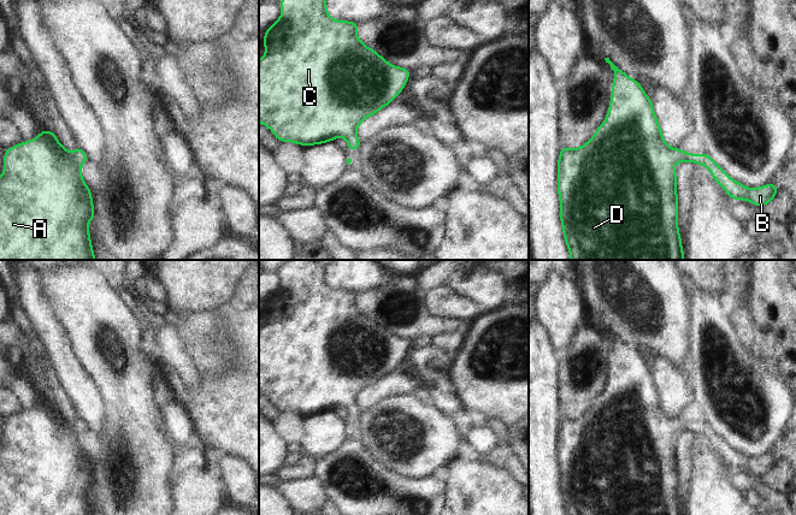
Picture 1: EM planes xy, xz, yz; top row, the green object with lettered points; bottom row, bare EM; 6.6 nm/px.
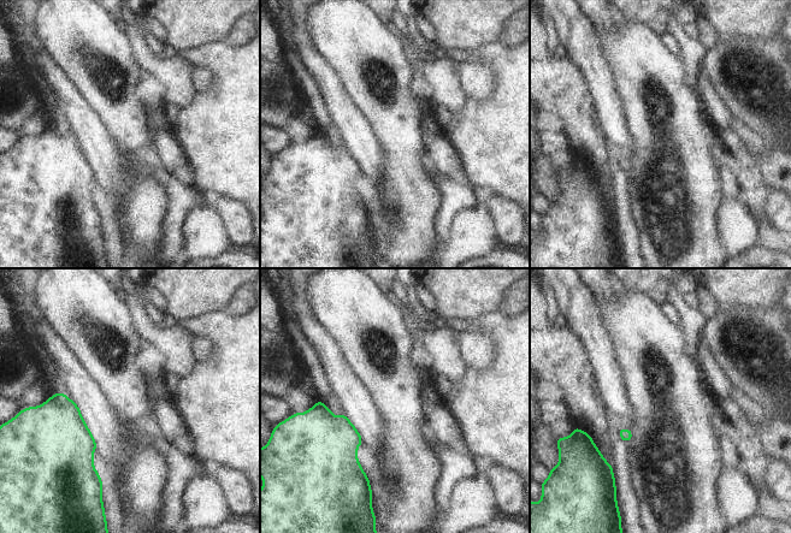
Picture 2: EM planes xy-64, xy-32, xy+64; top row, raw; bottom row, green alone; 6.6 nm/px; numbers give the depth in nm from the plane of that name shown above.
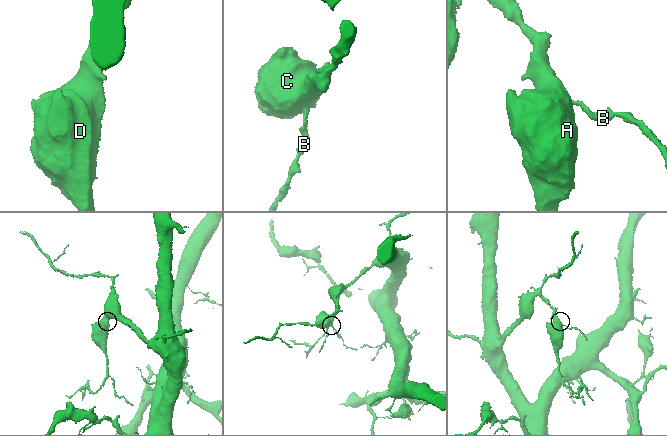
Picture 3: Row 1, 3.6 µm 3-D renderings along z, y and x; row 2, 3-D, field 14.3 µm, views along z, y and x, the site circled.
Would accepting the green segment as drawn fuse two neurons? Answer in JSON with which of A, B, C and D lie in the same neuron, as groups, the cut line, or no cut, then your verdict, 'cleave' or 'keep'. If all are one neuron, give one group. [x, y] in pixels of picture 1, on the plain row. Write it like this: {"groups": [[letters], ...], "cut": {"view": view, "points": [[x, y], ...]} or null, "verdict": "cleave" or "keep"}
{"groups": [["A", "B", "C", "D"]], "cut": null, "verdict": "keep"}

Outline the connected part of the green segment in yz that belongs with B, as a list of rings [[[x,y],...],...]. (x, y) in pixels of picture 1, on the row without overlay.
[[[609,327],[605,330],[614,341],[606,389],[582,416],[561,416],[558,428],[560,491],[567,515],[682,515],[676,432],[704,434],[733,469],[747,469],[763,476],[774,468],[778,463],[774,452],[749,458],[732,449],[709,424],[690,424],[670,416],[651,369],[639,351],[630,348]]]

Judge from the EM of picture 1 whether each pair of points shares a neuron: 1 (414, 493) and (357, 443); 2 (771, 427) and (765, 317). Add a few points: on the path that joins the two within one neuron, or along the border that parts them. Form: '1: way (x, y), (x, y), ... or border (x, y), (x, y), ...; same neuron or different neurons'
1: way (396, 493), (361, 461); same neuron
2: border (753, 353), (772, 373), (783, 380); different neurons

